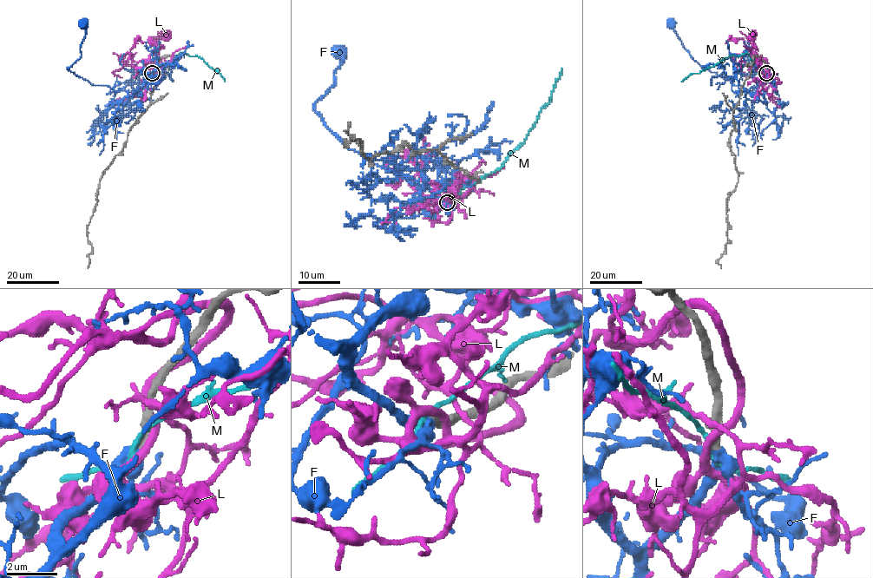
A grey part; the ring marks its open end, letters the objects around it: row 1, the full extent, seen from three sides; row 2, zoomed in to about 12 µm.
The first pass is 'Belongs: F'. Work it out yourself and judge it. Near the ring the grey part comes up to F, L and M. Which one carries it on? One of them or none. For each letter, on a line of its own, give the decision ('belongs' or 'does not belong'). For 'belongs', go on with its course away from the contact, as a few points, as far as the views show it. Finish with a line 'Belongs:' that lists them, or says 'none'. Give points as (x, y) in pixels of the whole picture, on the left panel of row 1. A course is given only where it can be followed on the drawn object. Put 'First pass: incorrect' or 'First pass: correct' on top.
First pass: correct
F: belongs | via (152, 73), (134, 92), (95, 85), (69, 71), (67, 68), (82, 55), (85, 28), (81, 19)
L: does not belong
M: does not belong
Belongs: F

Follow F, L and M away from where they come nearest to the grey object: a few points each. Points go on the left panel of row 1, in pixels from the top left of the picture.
F: (152, 73), (134, 92), (95, 85), (69, 71), (67, 68), (82, 55), (85, 28), (81, 19)
L: (153, 72), (153, 68), (161, 59), (147, 62), (147, 58), (154, 44), (164, 34)
M: (153, 72), (169, 64), (183, 53), (200, 57), (225, 81)

